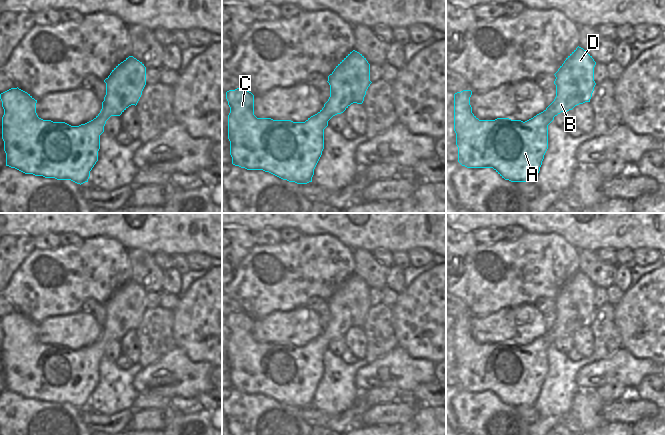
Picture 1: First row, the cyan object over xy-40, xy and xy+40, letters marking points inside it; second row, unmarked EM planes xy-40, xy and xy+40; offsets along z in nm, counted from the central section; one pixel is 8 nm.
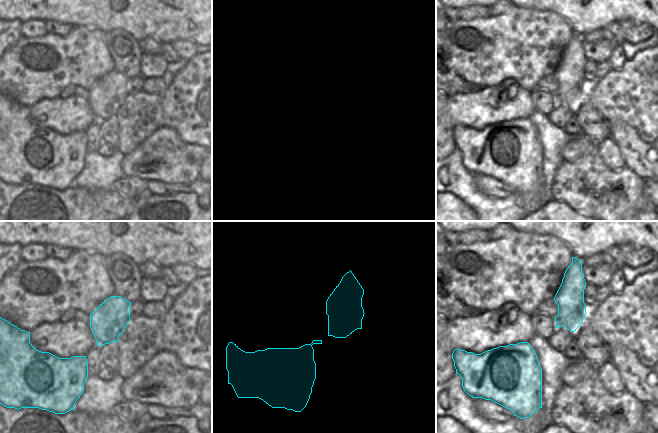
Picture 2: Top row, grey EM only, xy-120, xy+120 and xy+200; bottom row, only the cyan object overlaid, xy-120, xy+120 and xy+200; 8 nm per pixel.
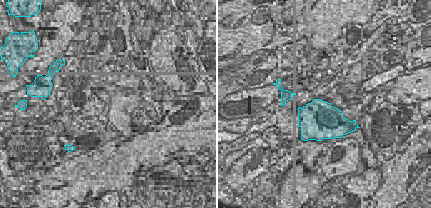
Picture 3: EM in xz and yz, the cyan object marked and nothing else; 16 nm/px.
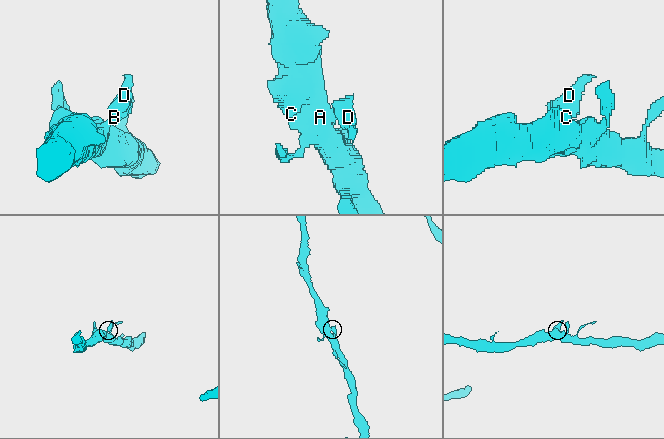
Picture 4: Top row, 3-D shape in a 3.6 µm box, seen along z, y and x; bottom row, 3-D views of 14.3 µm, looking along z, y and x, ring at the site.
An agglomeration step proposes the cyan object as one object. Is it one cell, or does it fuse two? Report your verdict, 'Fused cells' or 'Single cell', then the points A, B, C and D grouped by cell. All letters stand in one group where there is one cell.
Single cell. Groups: A B C D

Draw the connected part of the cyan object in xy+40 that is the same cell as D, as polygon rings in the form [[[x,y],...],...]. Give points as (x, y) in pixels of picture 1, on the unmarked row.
[[[577,271],[554,298],[556,321],[541,337],[523,346],[479,344],[470,329],[471,314],[454,318],[458,386],[467,392],[493,392],[511,406],[534,406],[548,373],[548,349],[561,336],[590,326],[596,286]]]

